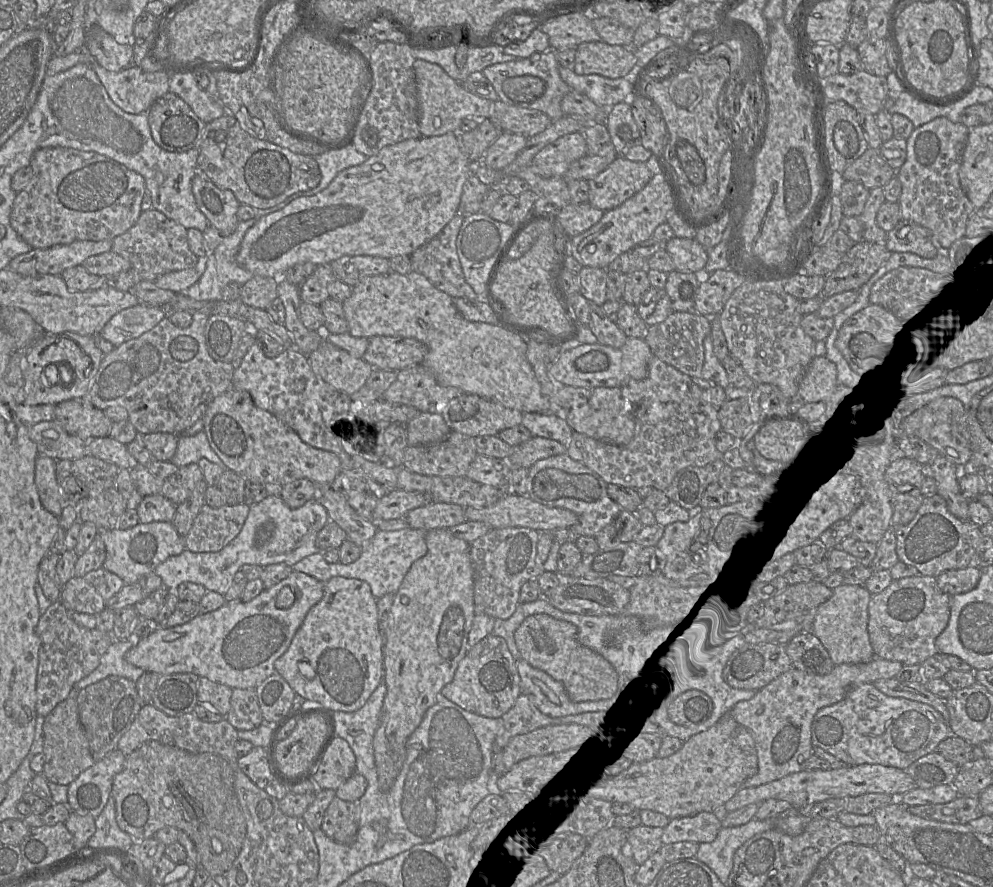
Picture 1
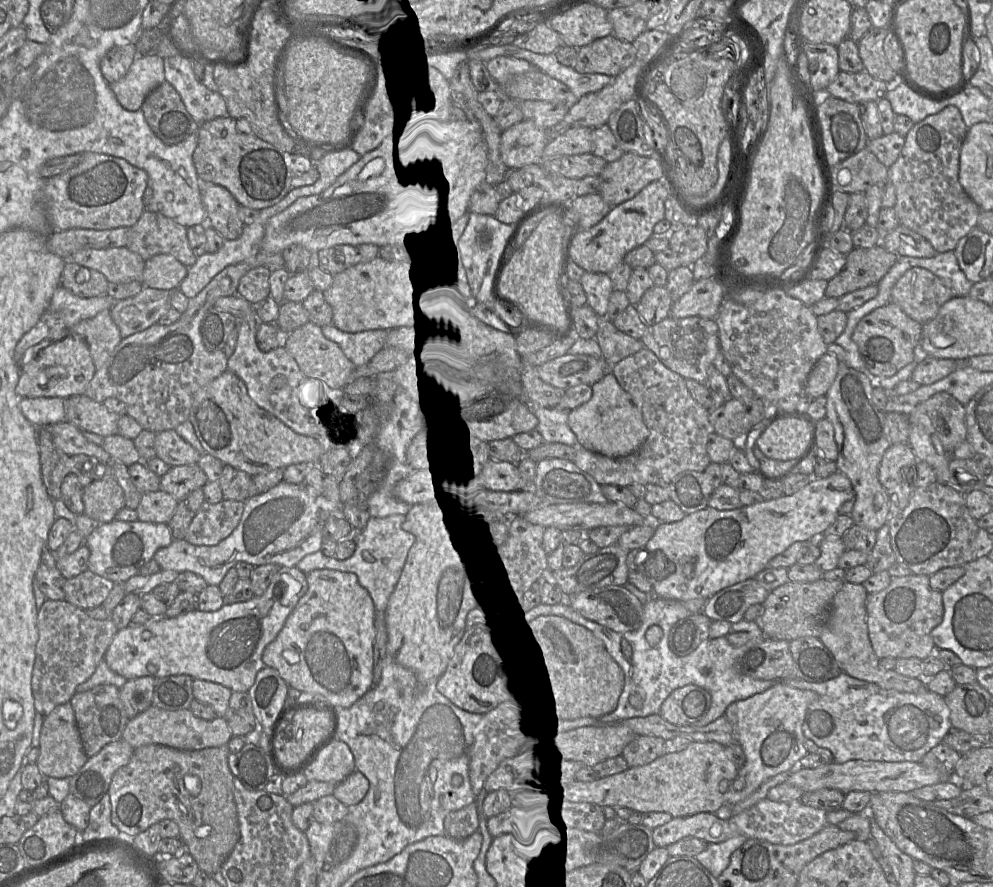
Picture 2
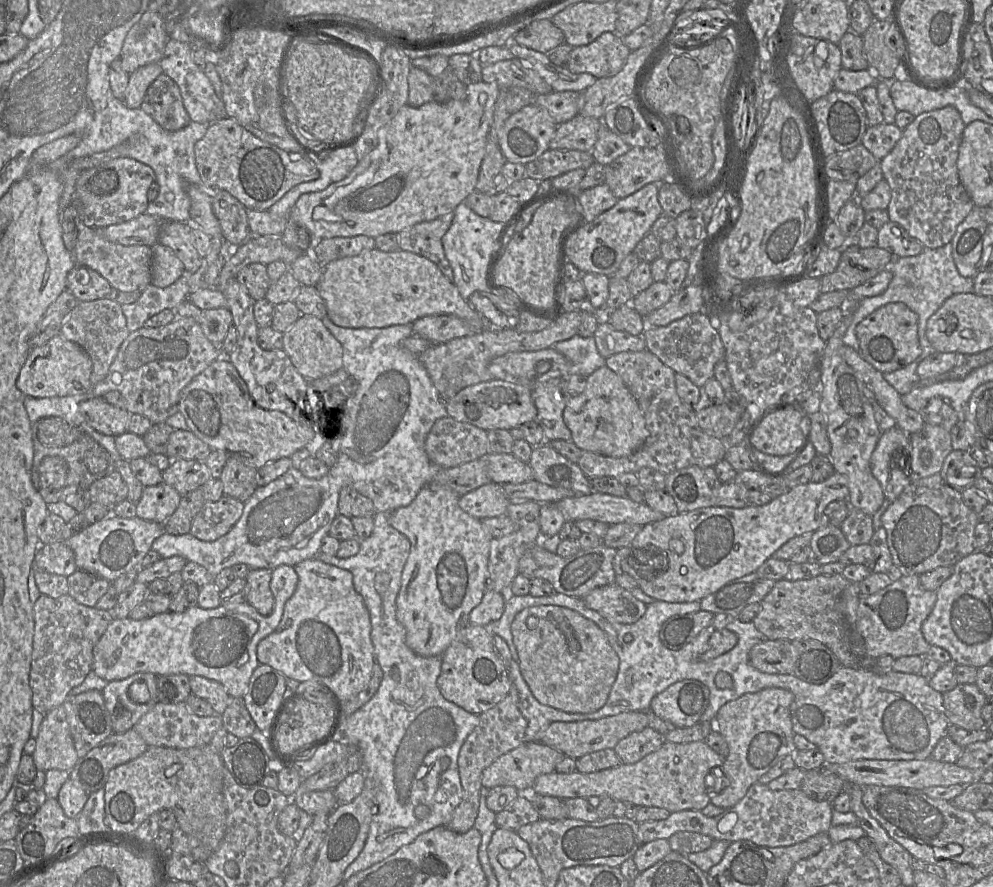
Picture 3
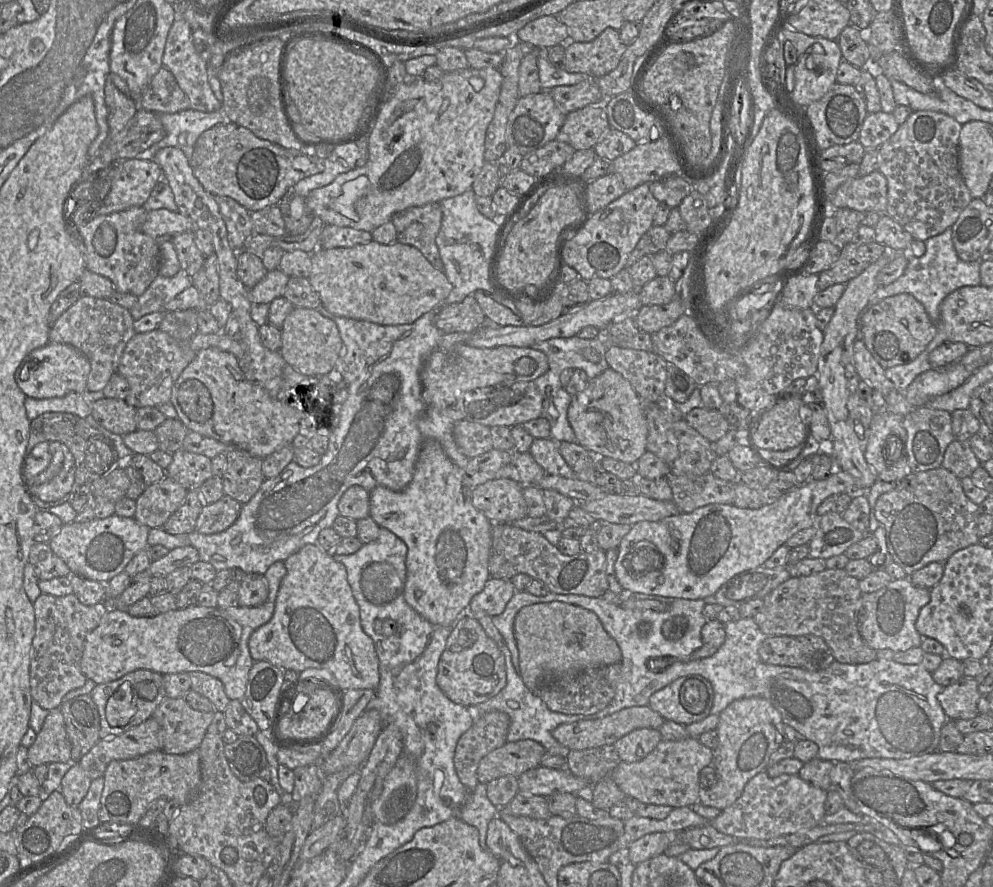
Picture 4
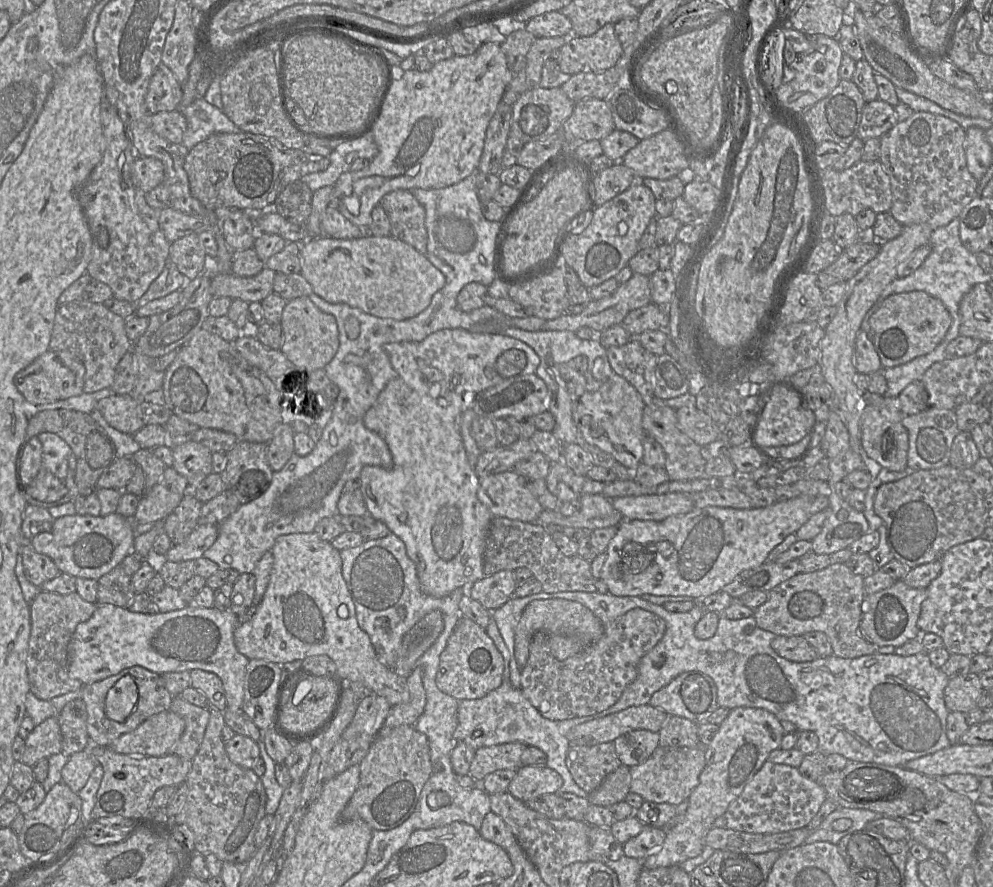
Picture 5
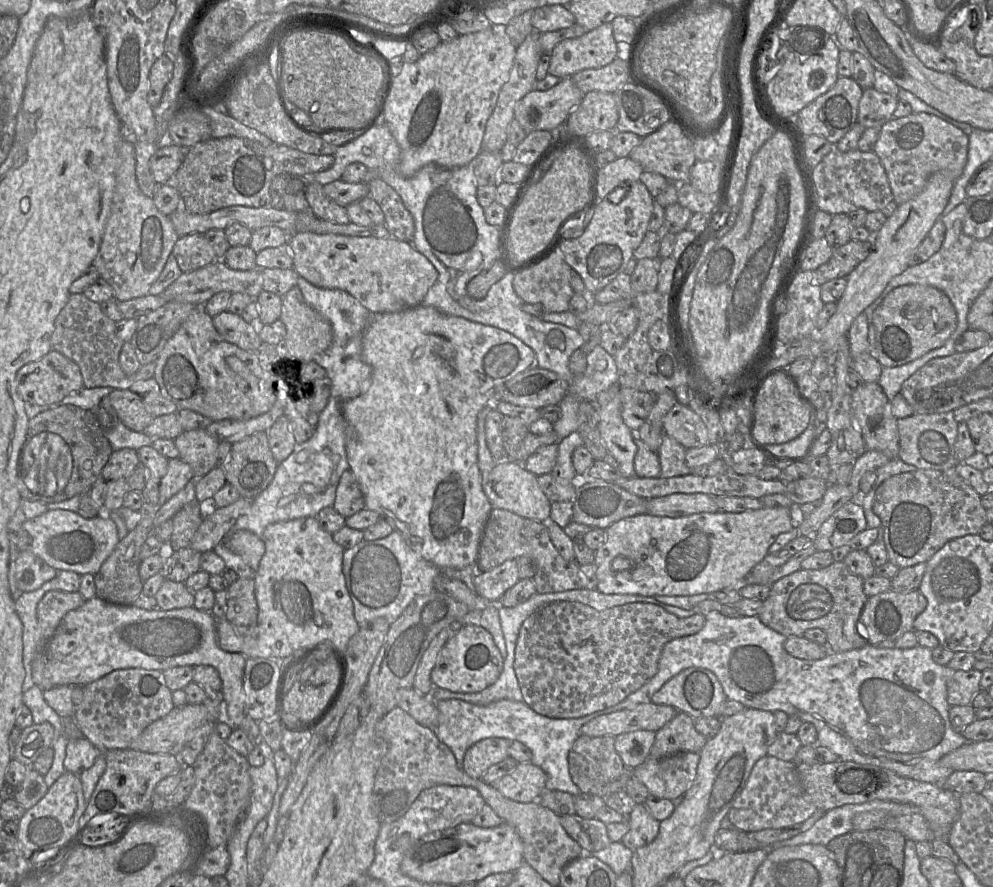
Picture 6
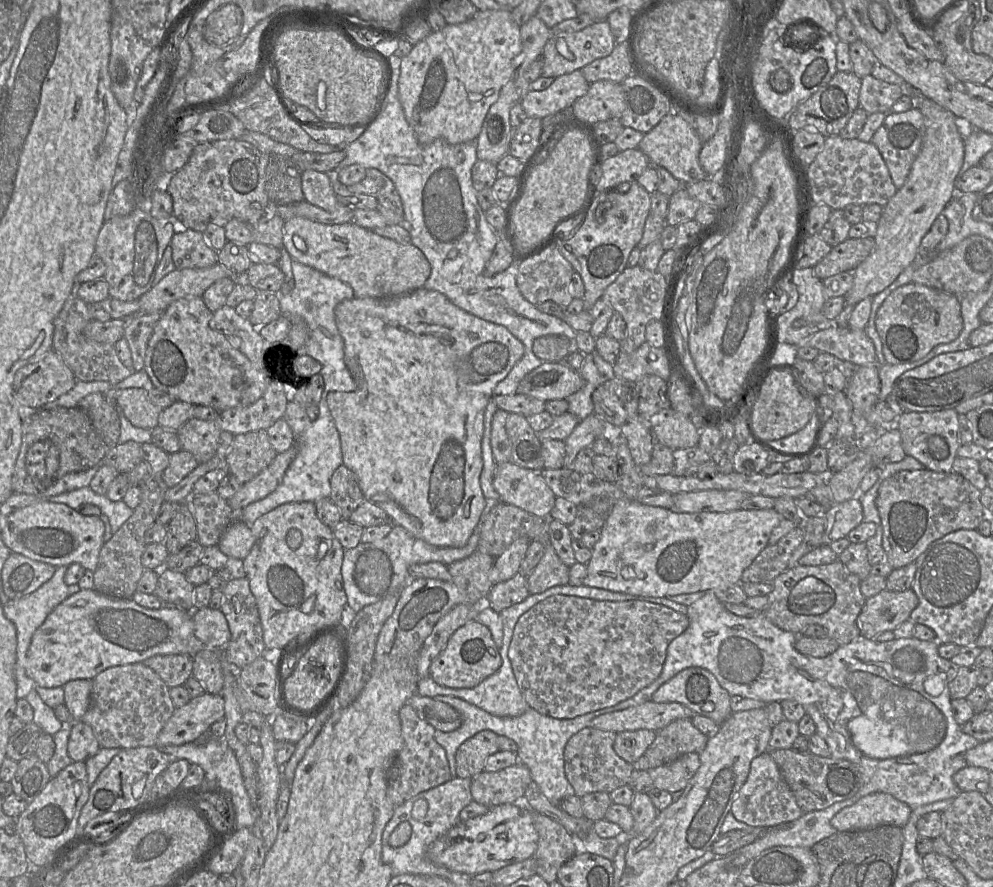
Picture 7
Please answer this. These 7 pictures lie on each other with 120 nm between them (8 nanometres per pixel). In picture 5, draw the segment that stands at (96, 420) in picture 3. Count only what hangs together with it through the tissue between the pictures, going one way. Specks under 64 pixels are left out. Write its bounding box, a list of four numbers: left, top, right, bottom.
[97,394,145,435]

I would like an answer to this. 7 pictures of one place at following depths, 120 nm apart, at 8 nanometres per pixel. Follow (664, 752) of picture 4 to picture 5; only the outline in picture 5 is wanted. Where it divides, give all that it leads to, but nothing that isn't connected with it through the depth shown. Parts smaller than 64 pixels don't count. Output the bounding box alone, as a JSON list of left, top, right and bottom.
[630,746,705,806]

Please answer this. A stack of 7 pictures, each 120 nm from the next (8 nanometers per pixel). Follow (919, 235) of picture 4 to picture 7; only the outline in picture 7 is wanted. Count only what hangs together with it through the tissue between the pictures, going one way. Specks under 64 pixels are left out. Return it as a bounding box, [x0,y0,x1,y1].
[871,109,924,189]

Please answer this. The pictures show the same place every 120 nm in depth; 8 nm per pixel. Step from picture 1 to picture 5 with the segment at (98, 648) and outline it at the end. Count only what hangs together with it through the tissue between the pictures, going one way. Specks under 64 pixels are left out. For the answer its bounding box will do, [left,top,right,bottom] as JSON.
[27,591,98,700]

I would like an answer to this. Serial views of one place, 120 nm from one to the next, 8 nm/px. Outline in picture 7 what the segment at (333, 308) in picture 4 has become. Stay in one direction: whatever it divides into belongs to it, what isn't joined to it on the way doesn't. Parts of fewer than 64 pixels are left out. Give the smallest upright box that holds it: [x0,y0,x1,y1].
[283,217,431,298]

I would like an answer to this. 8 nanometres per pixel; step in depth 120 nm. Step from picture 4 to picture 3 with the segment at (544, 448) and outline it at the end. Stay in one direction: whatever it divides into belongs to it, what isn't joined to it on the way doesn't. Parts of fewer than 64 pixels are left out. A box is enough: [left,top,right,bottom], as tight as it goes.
[529,444,593,496]

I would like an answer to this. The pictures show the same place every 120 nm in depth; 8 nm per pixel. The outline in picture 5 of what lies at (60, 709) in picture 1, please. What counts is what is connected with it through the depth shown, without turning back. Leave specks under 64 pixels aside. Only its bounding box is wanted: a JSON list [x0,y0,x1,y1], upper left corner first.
[21,716,62,767]

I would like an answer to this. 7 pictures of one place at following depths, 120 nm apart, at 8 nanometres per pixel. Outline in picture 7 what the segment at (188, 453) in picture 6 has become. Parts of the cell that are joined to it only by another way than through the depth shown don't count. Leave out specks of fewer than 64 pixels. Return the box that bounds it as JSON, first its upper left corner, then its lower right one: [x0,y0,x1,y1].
[177,419,221,464]

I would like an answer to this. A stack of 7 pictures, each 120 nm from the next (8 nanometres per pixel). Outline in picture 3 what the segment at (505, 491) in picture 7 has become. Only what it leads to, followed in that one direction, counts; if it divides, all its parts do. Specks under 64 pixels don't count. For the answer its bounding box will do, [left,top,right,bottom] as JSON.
[458,483,511,520]

